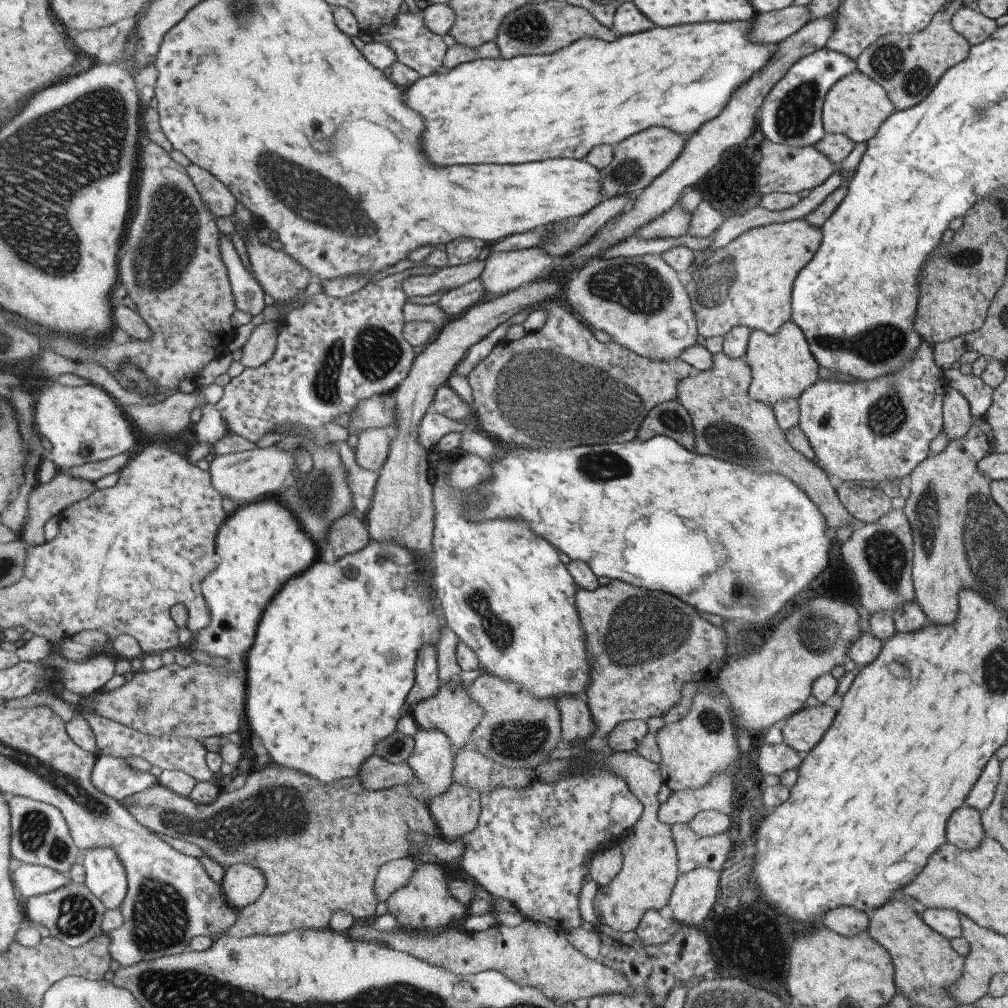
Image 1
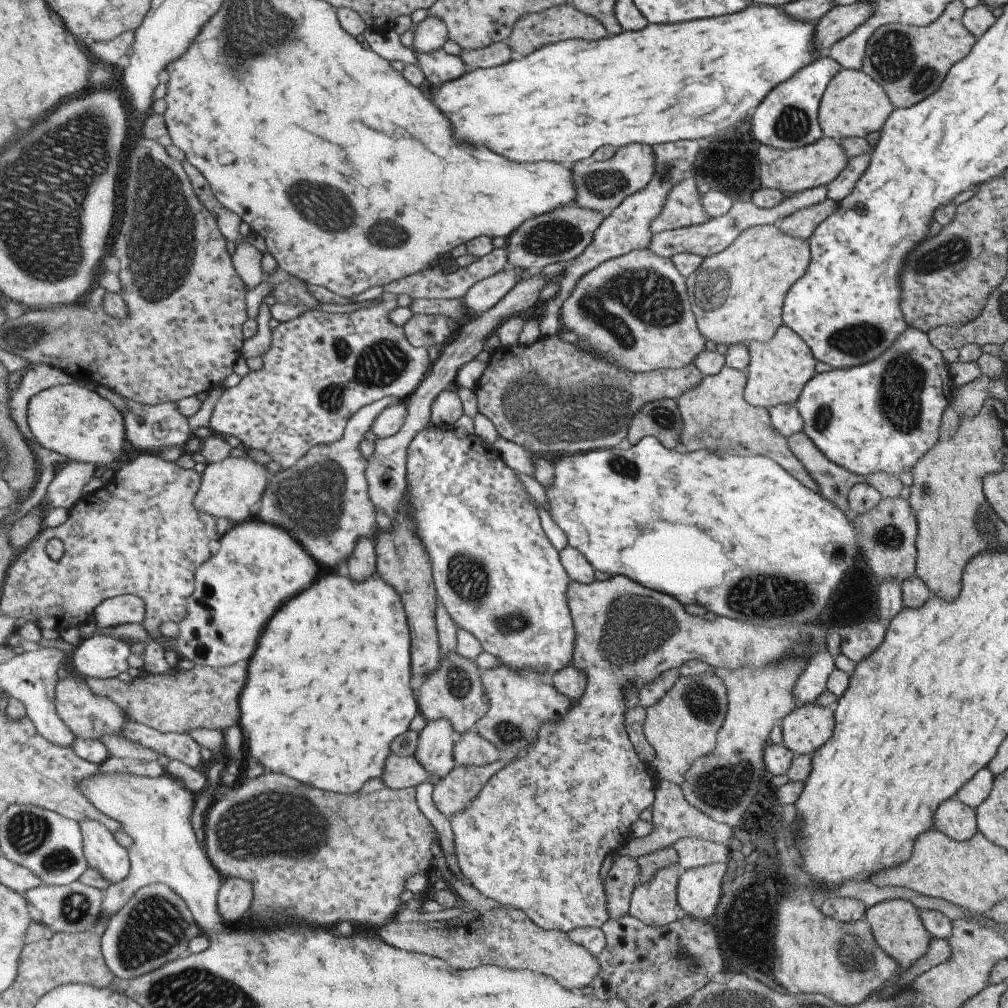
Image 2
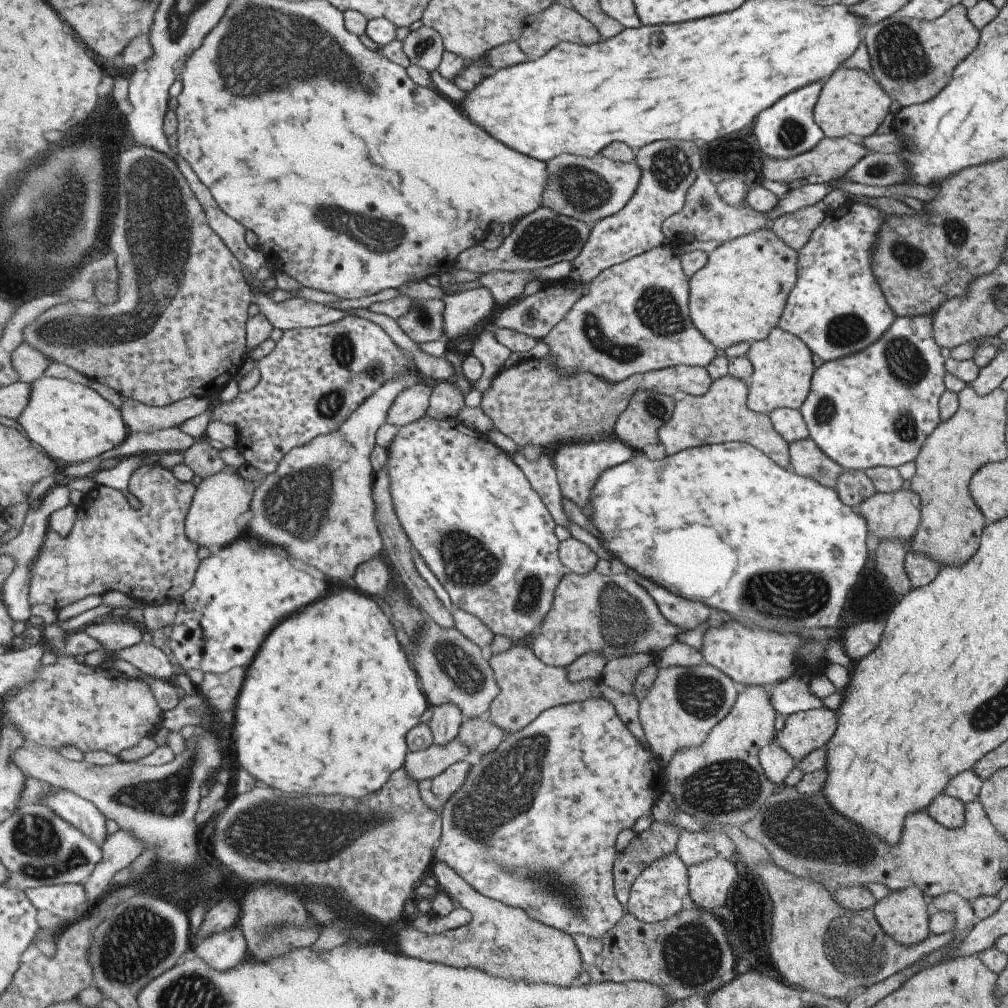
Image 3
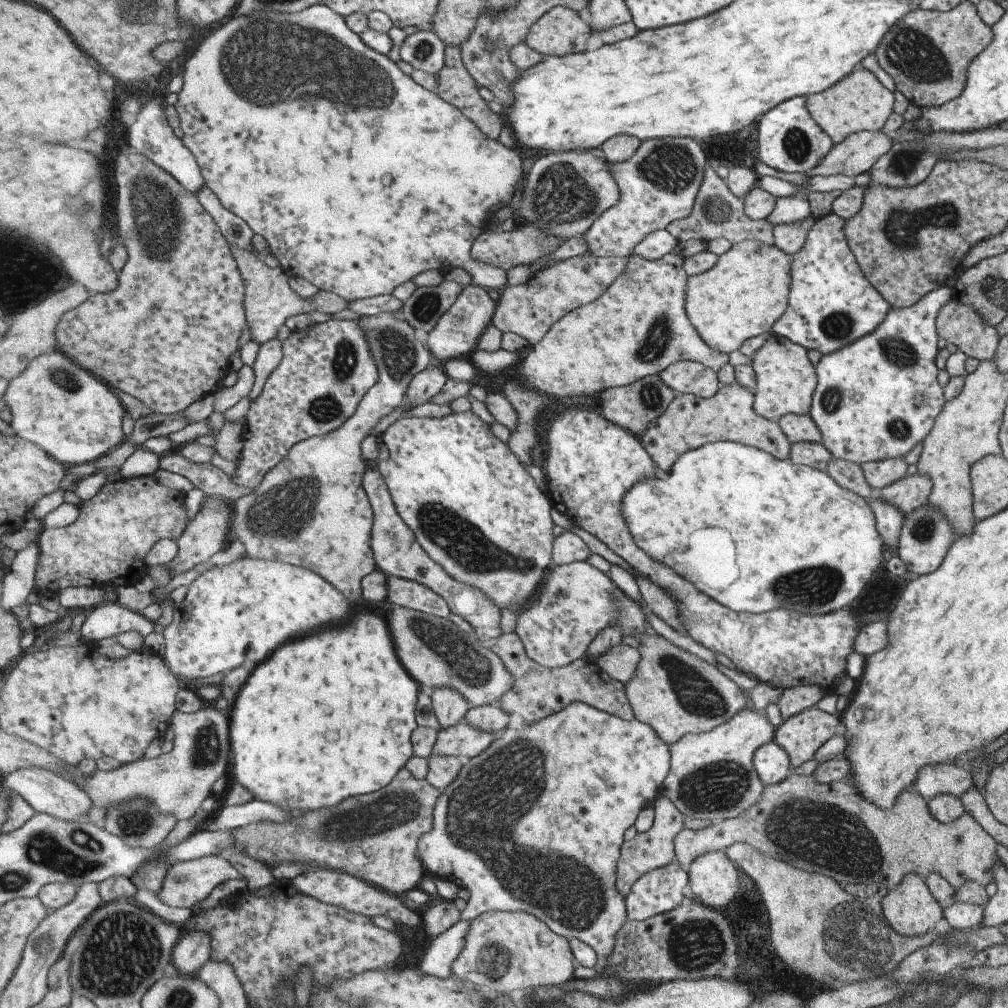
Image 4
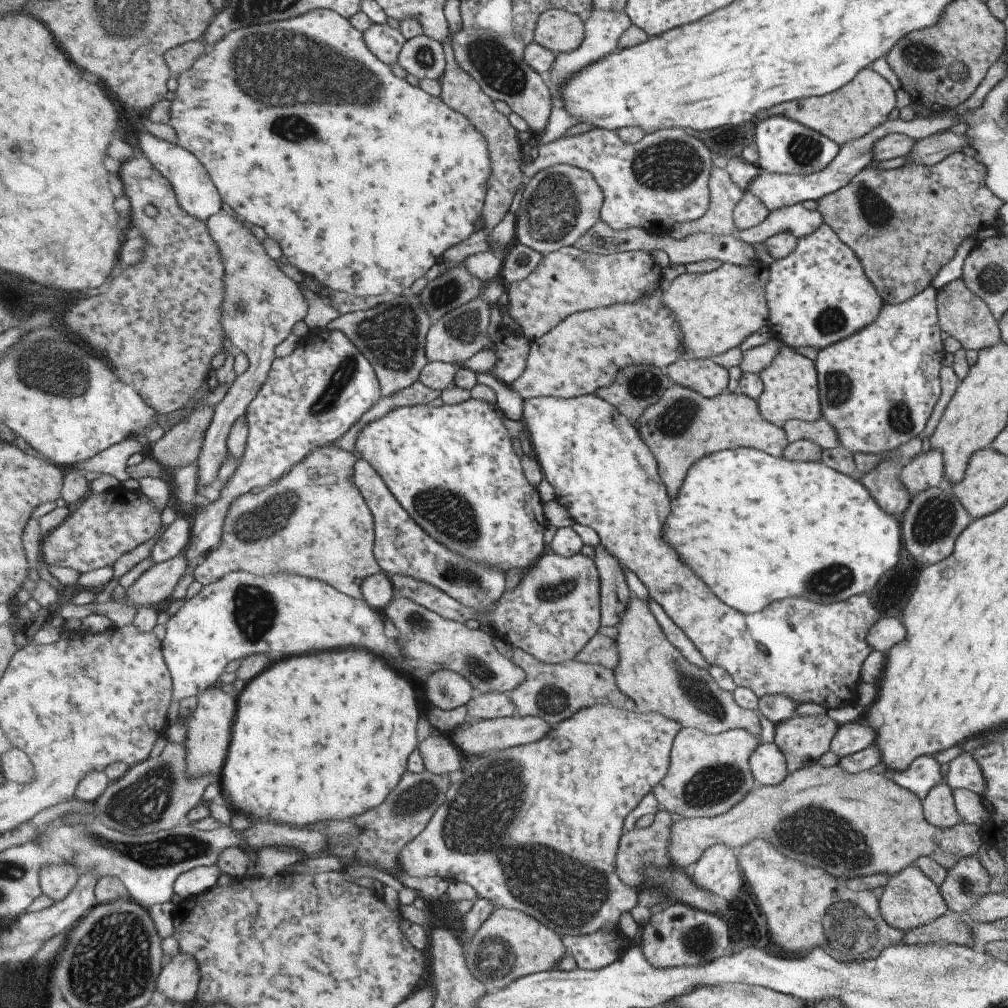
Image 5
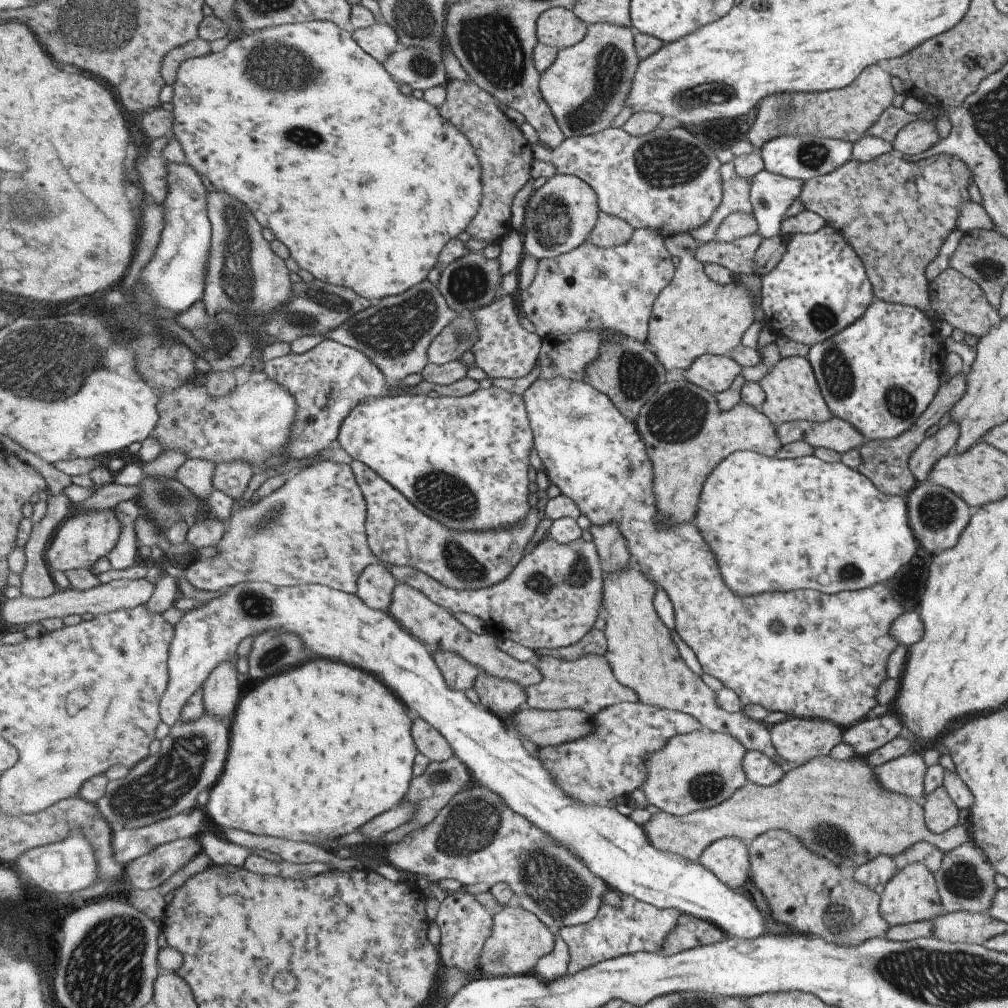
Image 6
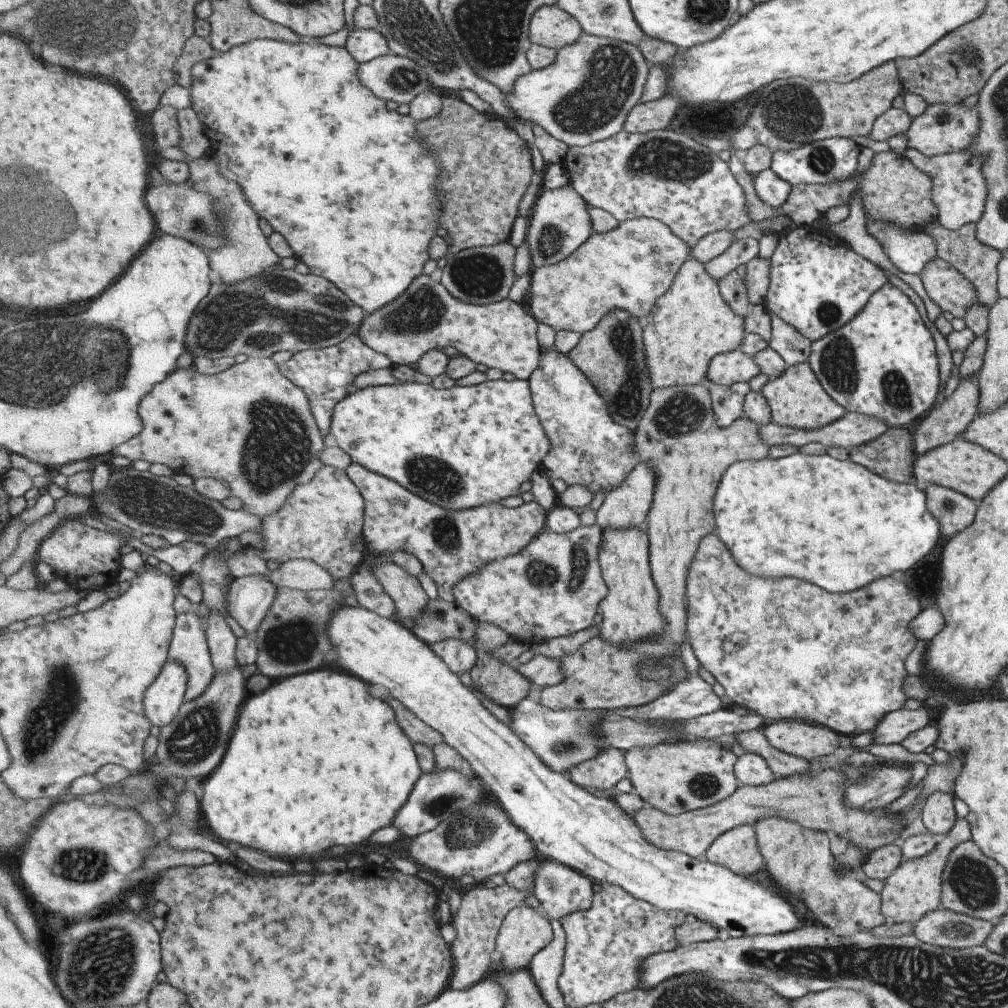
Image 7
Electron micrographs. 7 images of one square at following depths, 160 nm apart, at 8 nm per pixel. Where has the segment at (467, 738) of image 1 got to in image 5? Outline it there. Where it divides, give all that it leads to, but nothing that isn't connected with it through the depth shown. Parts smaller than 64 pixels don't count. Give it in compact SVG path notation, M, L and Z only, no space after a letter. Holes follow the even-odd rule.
M396 596L383 614L398 629L401 652L409 668L416 669L418 679L426 680L433 673L447 668L463 674L467 680L471 680L477 692L485 693L510 693L527 680L525 670L499 652L492 632L485 632L481 628L471 630L465 624L444 618L403 596Z

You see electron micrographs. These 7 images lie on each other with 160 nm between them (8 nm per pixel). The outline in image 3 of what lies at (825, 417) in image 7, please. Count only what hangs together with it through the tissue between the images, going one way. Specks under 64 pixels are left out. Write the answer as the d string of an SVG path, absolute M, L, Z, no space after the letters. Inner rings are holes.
M777 326L769 331L766 340L748 343L745 355L752 366L747 382L748 408L764 415L781 407L798 410L810 389L810 378L814 371L811 365L812 354L805 343Z

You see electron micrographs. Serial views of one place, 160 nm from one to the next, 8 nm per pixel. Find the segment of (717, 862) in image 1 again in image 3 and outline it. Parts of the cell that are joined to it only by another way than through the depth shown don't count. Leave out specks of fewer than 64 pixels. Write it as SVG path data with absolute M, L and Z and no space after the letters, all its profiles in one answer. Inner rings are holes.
M691 831L680 833L676 851L688 867L715 856L715 847L708 835Z

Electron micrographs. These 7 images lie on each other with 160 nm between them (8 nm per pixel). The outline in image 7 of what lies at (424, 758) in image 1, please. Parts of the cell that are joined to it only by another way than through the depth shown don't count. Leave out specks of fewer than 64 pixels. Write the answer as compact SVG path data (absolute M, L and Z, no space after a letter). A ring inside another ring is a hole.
M447 639L433 644L432 649L457 675L471 672L478 664L478 652L475 647L459 639Z

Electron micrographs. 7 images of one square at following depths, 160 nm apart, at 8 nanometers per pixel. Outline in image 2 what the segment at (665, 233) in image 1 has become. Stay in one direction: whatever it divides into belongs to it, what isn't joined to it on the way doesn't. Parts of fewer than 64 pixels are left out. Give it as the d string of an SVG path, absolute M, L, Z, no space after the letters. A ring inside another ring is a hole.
M694 173L672 188L661 214L652 220L654 233L692 227L709 220L702 209L701 195L697 192L699 182Z

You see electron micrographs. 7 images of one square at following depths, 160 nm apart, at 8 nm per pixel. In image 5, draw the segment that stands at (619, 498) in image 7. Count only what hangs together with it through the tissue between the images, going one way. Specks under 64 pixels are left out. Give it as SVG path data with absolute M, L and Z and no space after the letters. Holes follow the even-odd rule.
M603 544L595 550L594 560L600 570L602 626L617 627L621 624L621 618L627 612L633 597L631 588L627 584L625 567Z

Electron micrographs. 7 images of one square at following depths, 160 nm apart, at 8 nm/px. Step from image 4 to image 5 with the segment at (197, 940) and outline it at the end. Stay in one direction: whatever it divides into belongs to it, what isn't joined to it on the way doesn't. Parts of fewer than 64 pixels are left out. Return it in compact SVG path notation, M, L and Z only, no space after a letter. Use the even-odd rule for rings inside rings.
M178 952L169 962L165 962L158 980L158 990L169 1001L183 1004L183 1006L196 1005L201 968L193 956Z

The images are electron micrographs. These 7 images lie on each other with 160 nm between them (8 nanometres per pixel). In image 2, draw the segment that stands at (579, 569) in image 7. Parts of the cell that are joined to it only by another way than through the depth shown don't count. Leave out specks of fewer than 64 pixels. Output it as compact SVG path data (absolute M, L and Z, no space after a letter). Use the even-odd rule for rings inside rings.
M623 575L610 576L606 581L595 580L588 585L572 581L572 584L568 588L568 597L577 635L575 658L572 660L571 666L578 671L582 671L582 674L585 675L585 679L587 680L585 694L583 694L581 700L577 700L569 708L569 712L560 721L543 725L538 732L538 738L529 747L530 749L526 756L523 758L514 758L510 762L505 763L505 766L497 771L497 774L483 787L483 790L476 796L476 799L472 800L463 812L451 818L459 866L474 887L480 890L485 896L505 904L507 908L519 909L526 912L527 916L532 917L543 928L565 931L566 933L587 927L601 929L609 920L609 914L607 914L607 908L605 908L605 902L607 902L605 882L601 878L603 862L605 862L607 855L612 855L615 850L624 846L632 838L630 833L631 826L639 820L639 816L649 806L653 807L656 802L655 788L659 782L657 774L651 770L651 764L645 762L638 755L626 728L628 710L627 689L641 690L645 685L661 678L667 671L683 669L686 672L686 667L697 661L708 664L712 670L733 670L745 665L759 668L780 661L783 655L788 655L795 642L797 642L797 645L804 645L811 641L811 636L805 631L799 632L798 627L765 627L727 617L716 617L711 621L703 619L703 617L697 618L686 609L686 605L674 596L659 592L656 589L647 588L644 584L638 583Z

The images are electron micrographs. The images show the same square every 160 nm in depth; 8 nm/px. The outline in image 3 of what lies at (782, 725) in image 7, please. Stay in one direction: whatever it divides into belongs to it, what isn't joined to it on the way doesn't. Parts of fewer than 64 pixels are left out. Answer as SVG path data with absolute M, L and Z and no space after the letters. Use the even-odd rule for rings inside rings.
M824 706L806 711L797 711L784 717L783 729L775 733L774 742L785 752L788 752L796 763L812 750L825 746L837 728L836 724L834 711Z

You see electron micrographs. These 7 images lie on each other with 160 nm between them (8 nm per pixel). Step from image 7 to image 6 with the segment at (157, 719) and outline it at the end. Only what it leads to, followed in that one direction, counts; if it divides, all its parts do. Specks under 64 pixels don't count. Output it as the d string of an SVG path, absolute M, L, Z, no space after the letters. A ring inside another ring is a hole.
M245 581L229 587L217 597L187 611L186 615L174 625L168 660L170 683L160 704L162 722L169 727L179 723L185 706L197 691L202 690L212 672L220 664L238 658L239 644L245 638L252 636L255 640L264 632L271 631L297 635L317 656L341 660L345 664L365 668L367 672L377 672L377 676L381 676L381 680L385 680L389 688L397 688L397 692L401 692L401 700L409 704L409 708L416 716L423 717L444 734L449 744L452 744L456 757L468 765L473 781L489 786L490 790L499 793L515 812L521 812L535 824L541 824L540 827L546 833L558 843L569 847L620 896L631 895L660 909L676 909L682 913L689 913L721 928L729 933L729 938L754 939L763 930L771 930L763 924L763 918L748 894L742 890L730 889L700 864L681 855L658 849L648 837L646 830L631 816L623 815L611 807L582 805L571 800L569 794L558 786L543 762L535 754L523 748L522 740L509 728L506 719L498 717L480 702L473 704L463 691L450 689L428 646L409 633L389 612L371 608L359 595L352 595L322 584L280 587L267 581Z

